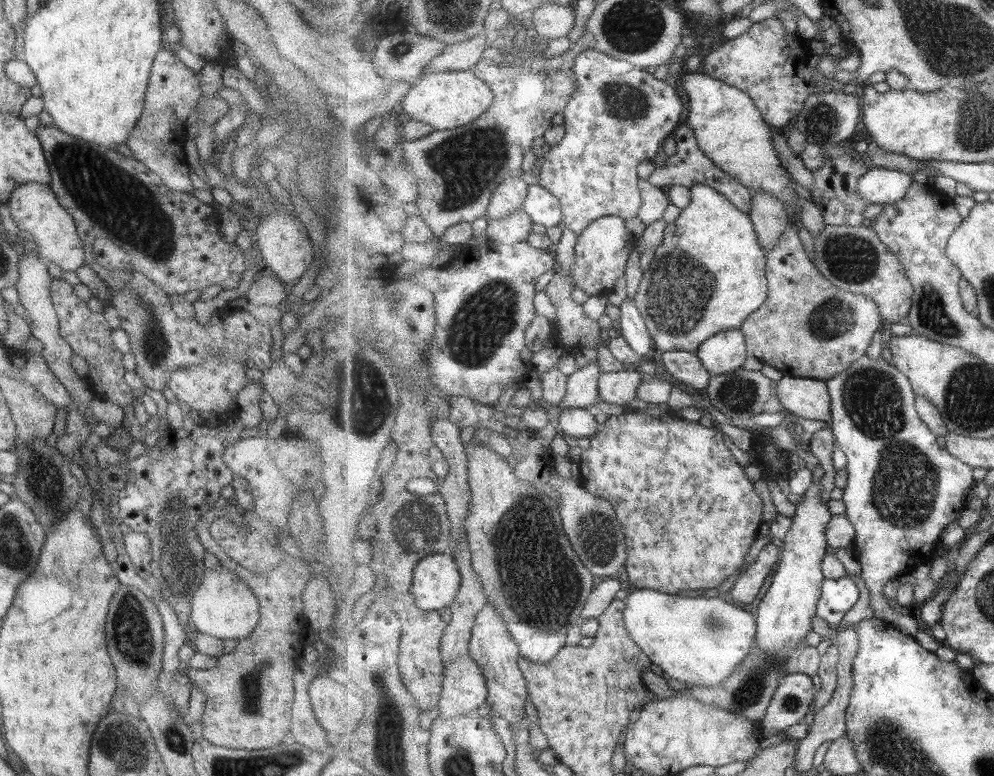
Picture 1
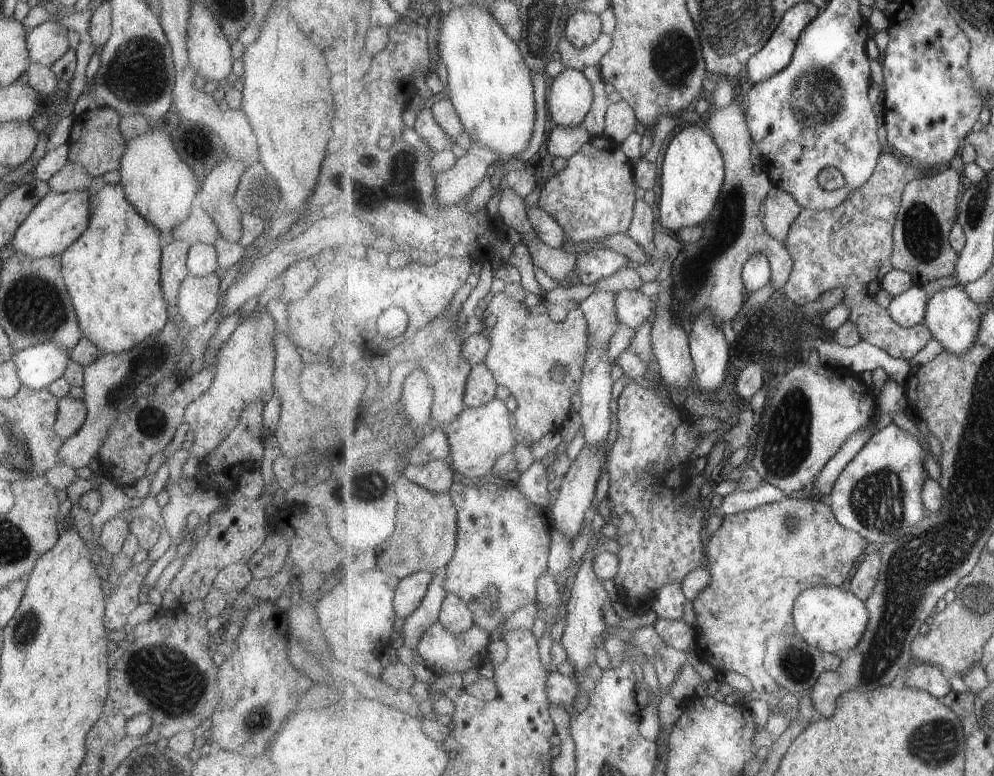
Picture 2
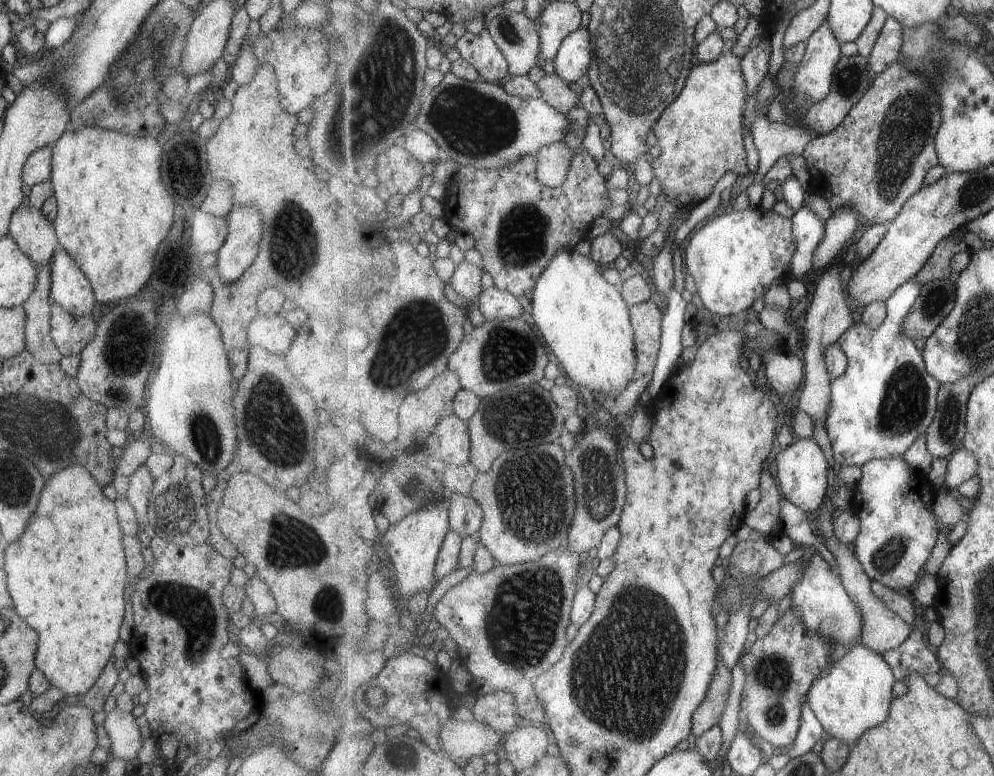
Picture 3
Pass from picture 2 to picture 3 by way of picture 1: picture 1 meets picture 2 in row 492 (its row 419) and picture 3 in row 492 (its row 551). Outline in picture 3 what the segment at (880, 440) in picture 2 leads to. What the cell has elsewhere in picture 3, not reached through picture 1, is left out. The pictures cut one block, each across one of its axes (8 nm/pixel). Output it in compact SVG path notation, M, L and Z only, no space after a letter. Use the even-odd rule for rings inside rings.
M903 456L871 460L862 466L863 474L855 490L855 506L861 519L861 532L853 550L869 578L895 590L909 593L923 576L927 560L939 540L938 516L933 510L937 491L920 472L915 472Z

